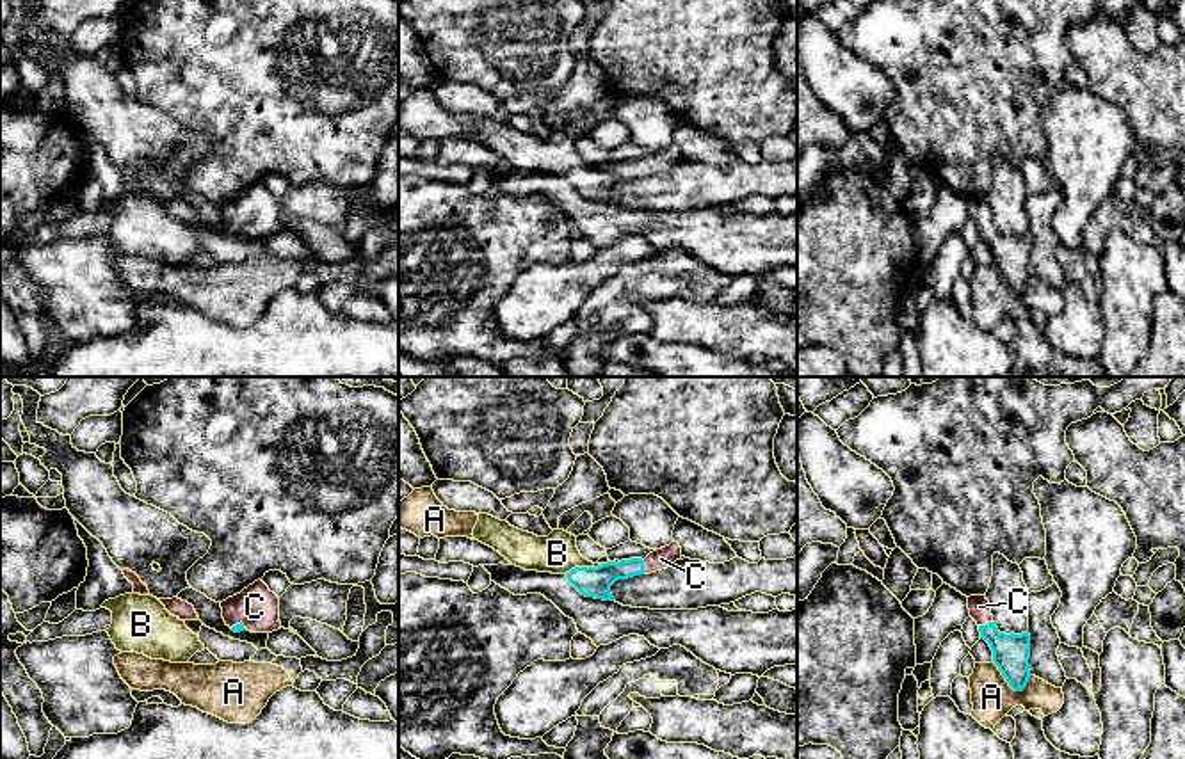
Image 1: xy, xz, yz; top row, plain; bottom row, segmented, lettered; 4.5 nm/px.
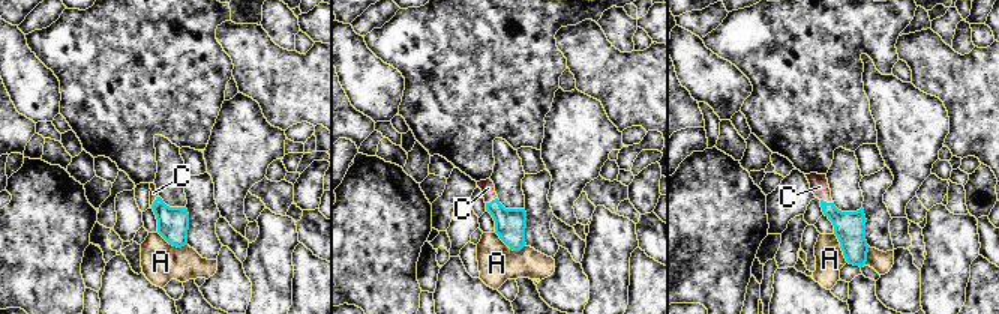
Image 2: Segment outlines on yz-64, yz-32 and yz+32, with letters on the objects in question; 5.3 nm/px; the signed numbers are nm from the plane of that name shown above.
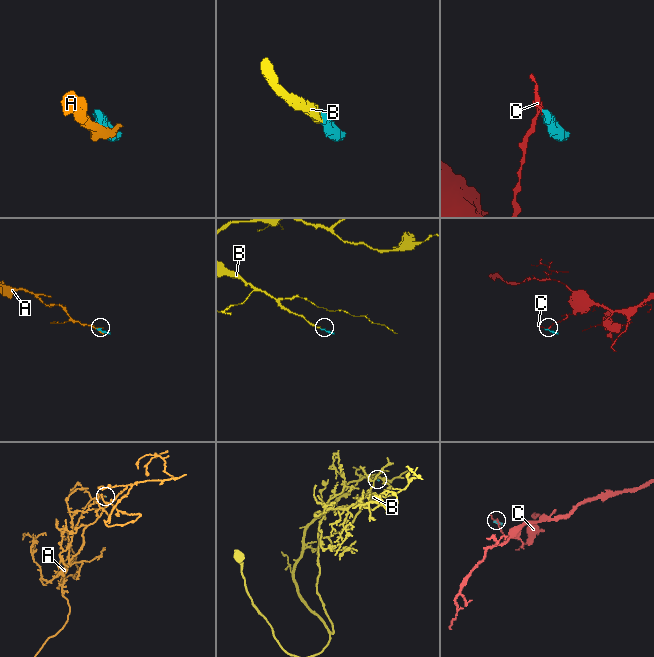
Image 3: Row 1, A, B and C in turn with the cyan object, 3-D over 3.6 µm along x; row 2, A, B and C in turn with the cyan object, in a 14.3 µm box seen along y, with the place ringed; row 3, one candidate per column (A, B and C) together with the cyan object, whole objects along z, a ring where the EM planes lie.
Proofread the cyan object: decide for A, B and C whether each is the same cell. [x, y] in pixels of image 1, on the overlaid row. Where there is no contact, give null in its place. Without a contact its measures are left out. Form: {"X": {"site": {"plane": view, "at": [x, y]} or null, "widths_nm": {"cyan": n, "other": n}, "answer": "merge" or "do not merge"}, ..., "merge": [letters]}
{"A": {"site": {"plane": "yz", "at": [1006, 679]}, "widths_nm": {"cyan": 170, "other": 190}, "answer": "do not merge"}, "B": {"site": {"plane": "xz", "at": [577, 567]}, "widths_nm": {"cyan": 140, "other": 190}, "answer": "merge"}, "C": {"site": {"plane": "xz", "at": [643, 567]}, "widths_nm": {"cyan": 140, "other": 90}, "answer": "do not merge"}, "merge": ["B"]}

